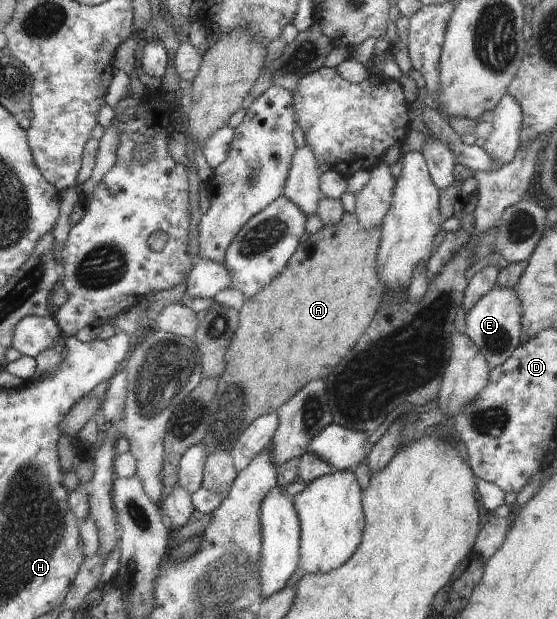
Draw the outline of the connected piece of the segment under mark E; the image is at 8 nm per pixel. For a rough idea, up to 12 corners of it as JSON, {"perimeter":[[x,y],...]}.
{"perimeter":[[494,289],[466,314],[490,369],[521,343],[520,298]]}

